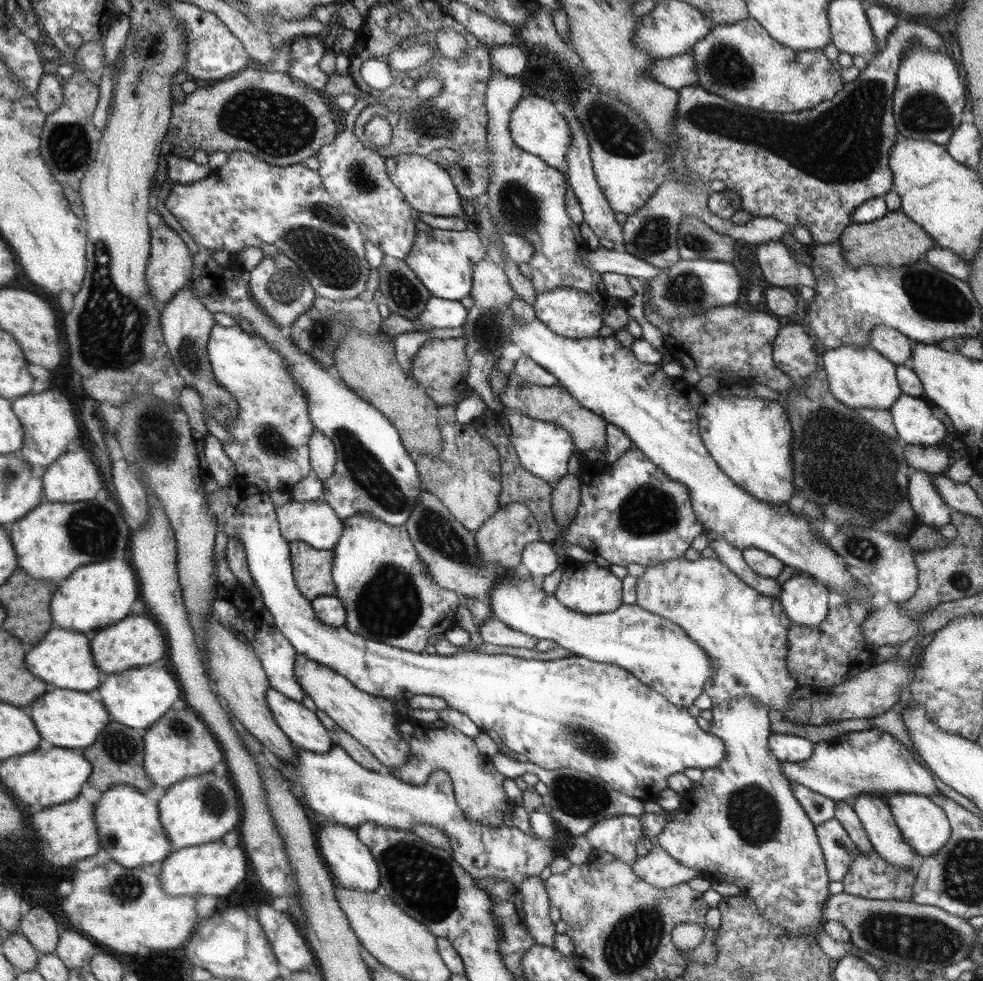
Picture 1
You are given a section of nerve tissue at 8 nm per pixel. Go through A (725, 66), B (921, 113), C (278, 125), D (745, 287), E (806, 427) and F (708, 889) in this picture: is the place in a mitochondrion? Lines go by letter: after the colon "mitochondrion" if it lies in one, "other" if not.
A: mitochondrion
B: mitochondrion
C: mitochondrion
D: other
E: mitochondrion
F: other

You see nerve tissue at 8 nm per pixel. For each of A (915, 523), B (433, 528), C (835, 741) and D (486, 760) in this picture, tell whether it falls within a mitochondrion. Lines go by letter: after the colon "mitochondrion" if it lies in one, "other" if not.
A: other
B: mitochondrion
C: other
D: other

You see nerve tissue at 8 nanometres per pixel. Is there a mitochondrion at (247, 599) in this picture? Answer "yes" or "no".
no

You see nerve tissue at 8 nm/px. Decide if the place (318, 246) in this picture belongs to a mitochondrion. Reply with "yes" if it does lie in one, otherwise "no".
yes

